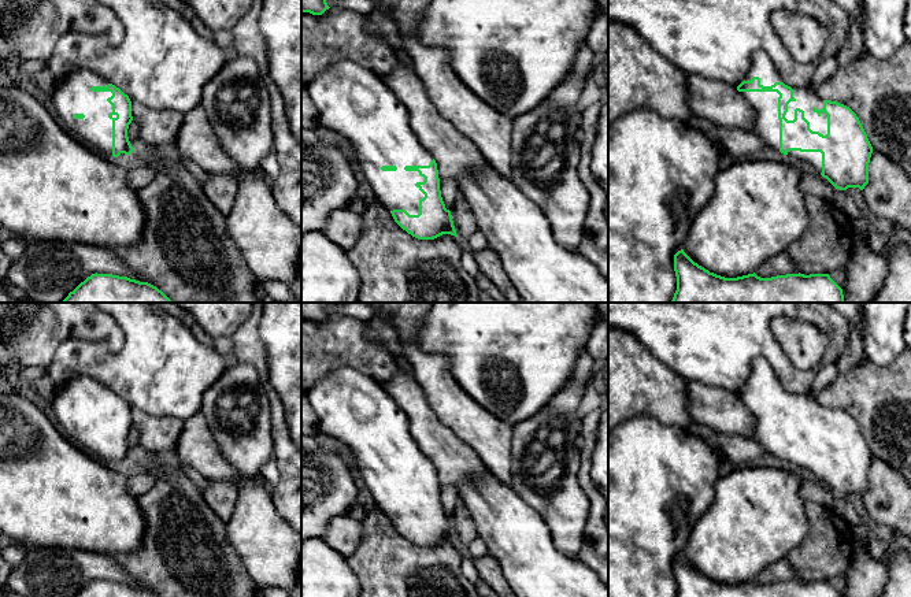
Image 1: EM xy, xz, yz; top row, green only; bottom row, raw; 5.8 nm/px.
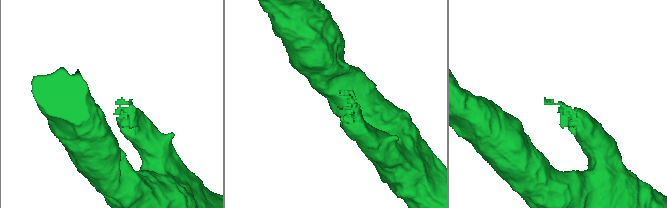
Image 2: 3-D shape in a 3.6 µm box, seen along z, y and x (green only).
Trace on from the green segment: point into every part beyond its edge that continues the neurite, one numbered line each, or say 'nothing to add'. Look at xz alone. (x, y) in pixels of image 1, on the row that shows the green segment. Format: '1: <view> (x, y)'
1: xz (351, 100)

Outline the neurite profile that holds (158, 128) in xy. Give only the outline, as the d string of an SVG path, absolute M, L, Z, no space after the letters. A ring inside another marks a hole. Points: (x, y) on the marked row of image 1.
M136 100L132 101L132 116L140 125L138 147L151 149L177 141L184 114L170 110L152 110Z

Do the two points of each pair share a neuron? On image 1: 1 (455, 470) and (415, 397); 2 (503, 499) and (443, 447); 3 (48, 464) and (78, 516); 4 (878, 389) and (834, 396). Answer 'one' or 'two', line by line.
1: one
2: two
3: one
4: one

